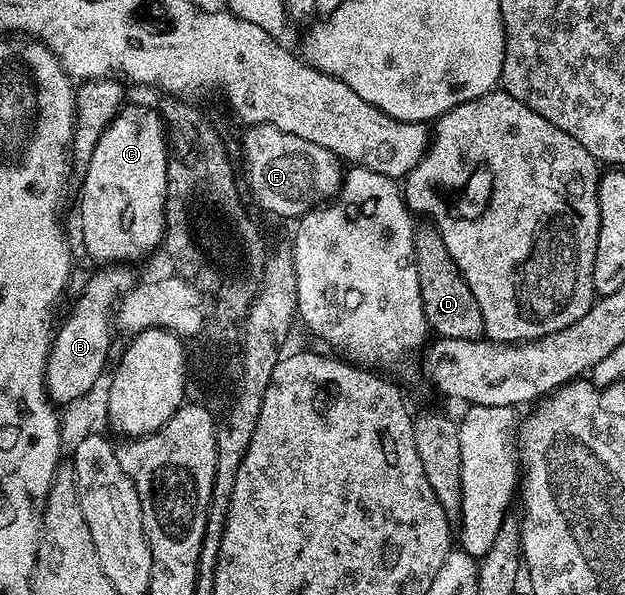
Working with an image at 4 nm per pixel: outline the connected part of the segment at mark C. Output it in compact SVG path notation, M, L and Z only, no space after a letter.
M125 105L114 117L108 127L102 132L98 144L94 148L94 156L90 156L90 164L82 172L84 187L80 190L80 234L84 237L84 250L93 258L96 264L118 264L130 262L133 256L144 256L152 249L159 247L164 241L164 205L166 204L166 184L168 183L168 165L170 145L166 137L166 124L159 109L148 106Z

